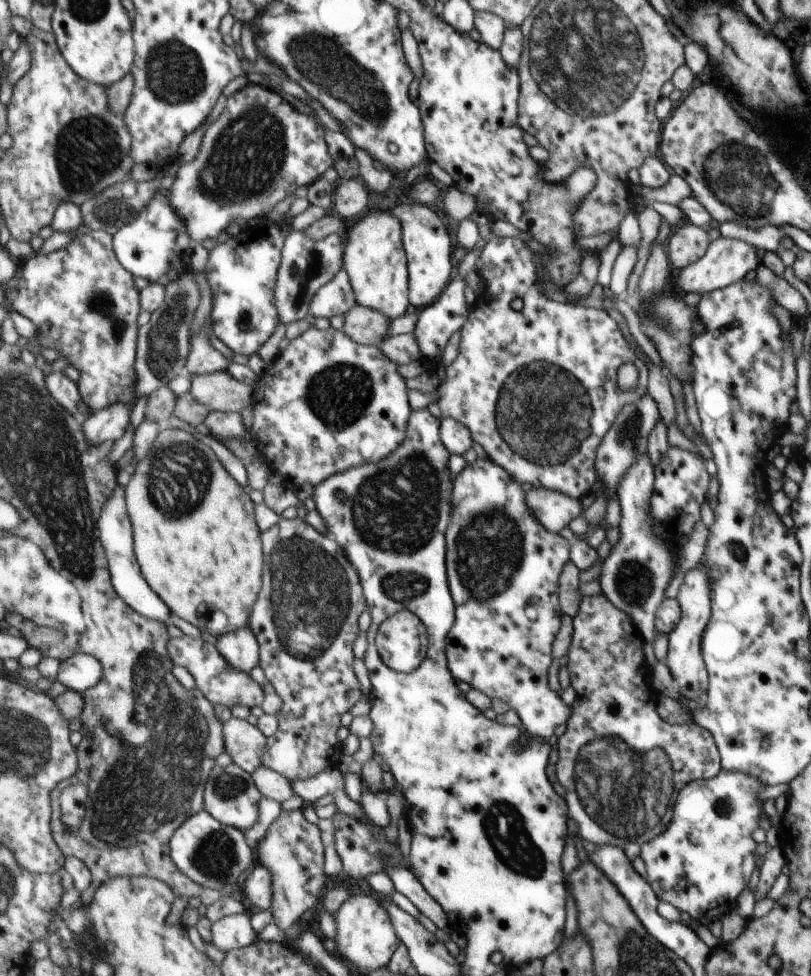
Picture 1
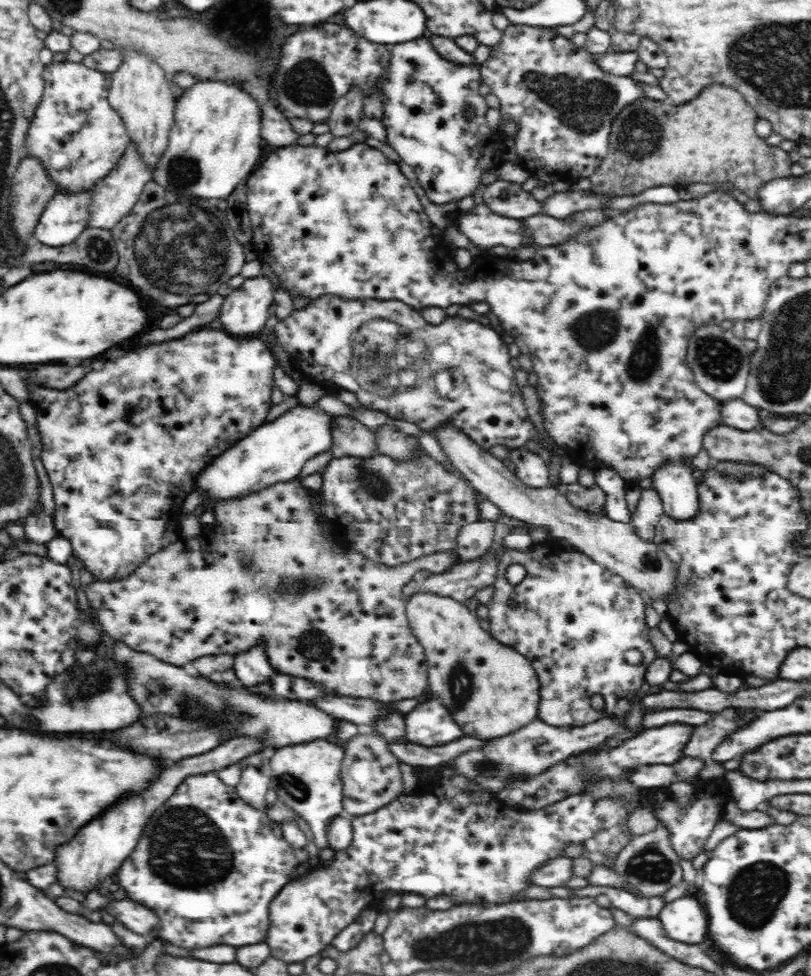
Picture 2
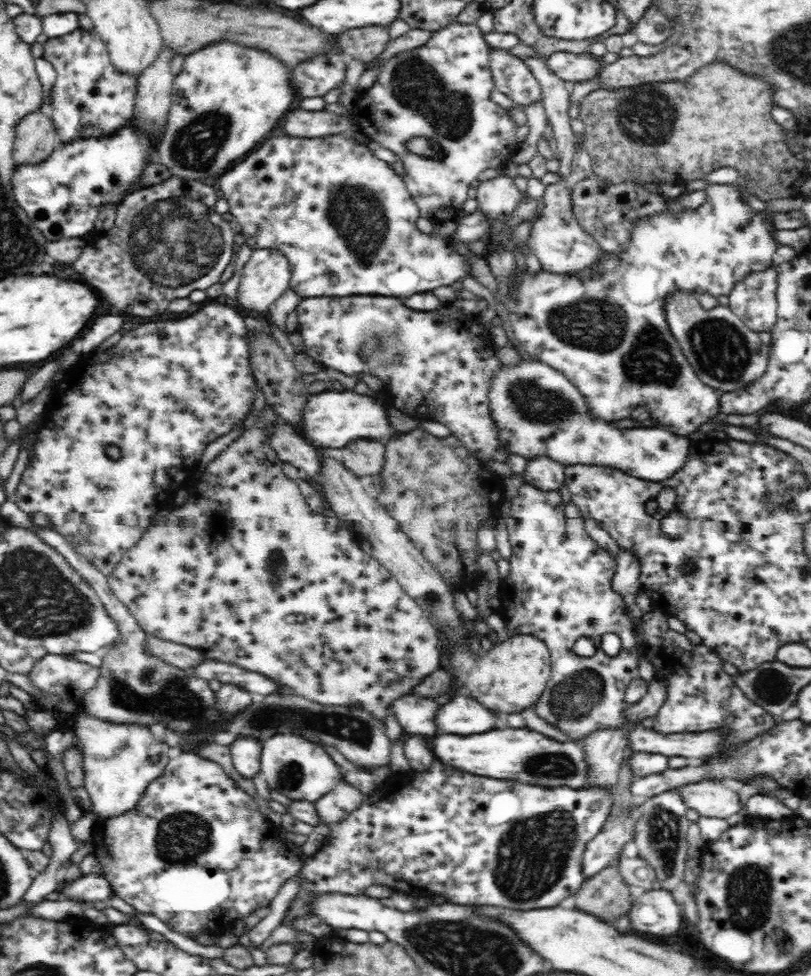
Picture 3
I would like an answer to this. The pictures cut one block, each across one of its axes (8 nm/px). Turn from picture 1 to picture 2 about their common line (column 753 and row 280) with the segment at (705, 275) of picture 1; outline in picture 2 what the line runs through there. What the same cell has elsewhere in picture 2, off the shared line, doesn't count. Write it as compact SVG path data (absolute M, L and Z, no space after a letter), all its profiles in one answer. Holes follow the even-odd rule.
M263 274L255 279L246 279L238 290L234 290L230 296L223 299L218 318L220 327L224 328L225 332L230 333L231 336L253 336L258 334L265 327L270 315L268 312L270 312L270 306L272 306L274 300L273 290L272 283Z

